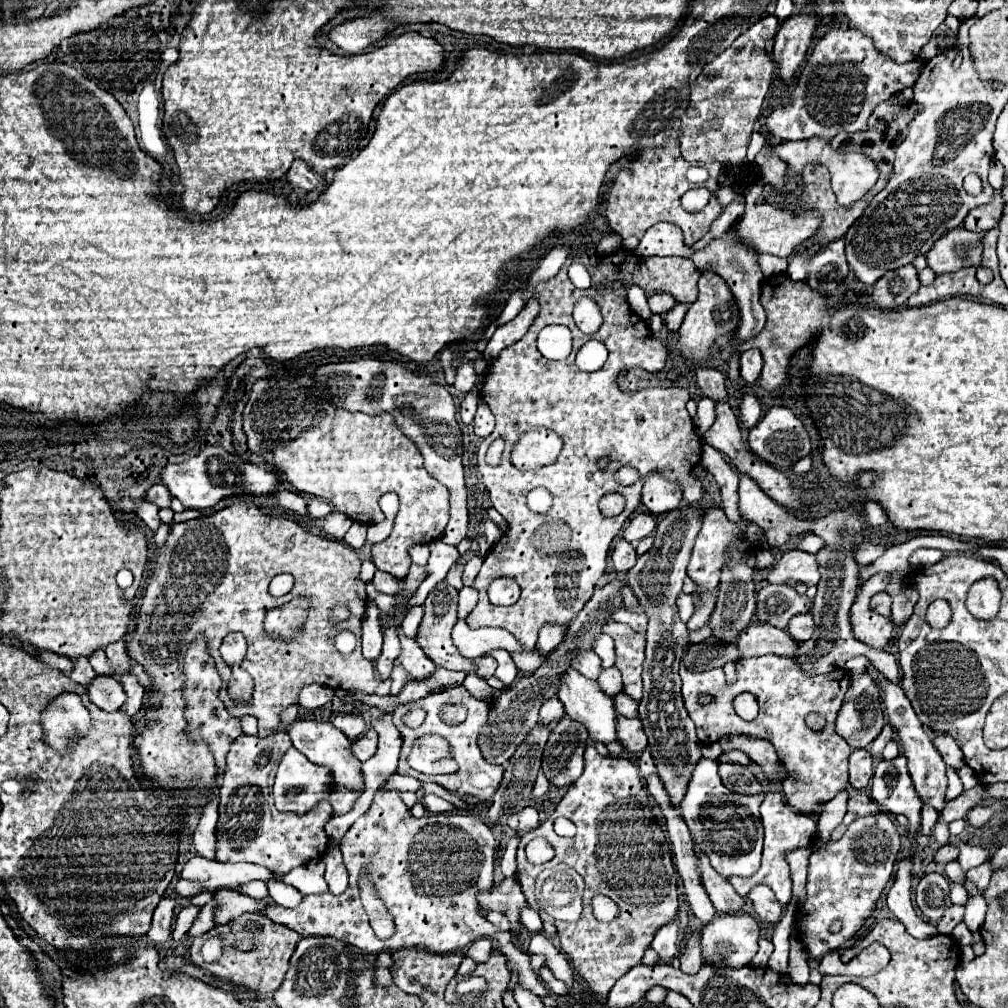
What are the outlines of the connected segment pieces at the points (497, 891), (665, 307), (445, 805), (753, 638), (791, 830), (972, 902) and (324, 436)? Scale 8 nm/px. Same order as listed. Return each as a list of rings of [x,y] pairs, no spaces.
[[[515,877],[503,879],[499,885],[495,885],[491,891],[479,891],[477,897],[481,907],[487,907],[491,911],[501,911],[511,921],[511,933],[517,937],[521,929],[519,921],[519,909],[525,905],[525,895],[517,883]]]
[[[657,293],[657,295],[649,297],[649,307],[657,315],[663,315],[663,313],[671,311],[675,305],[677,305],[677,299],[673,295],[667,295],[667,293]]]
[[[425,795],[421,799],[421,803],[427,807],[429,813],[453,813],[455,811],[455,805],[437,797],[437,795]]]
[[[751,623],[739,633],[737,649],[743,657],[759,657],[767,653],[793,657],[797,643],[787,635],[785,629],[775,629],[767,623]]]
[[[767,793],[761,805],[761,821],[765,827],[765,845],[763,845],[763,861],[759,871],[751,877],[731,877],[729,883],[741,897],[745,897],[755,885],[767,885],[777,895],[777,901],[781,905],[787,905],[791,899],[791,877],[789,877],[789,865],[785,861],[785,851],[791,851],[795,847],[809,847],[817,835],[817,823],[813,817],[803,815],[795,811],[791,805],[787,805],[781,793]]]
[[[983,893],[971,897],[965,905],[965,925],[969,931],[979,931],[979,927],[983,925],[983,919],[985,919],[985,909],[987,909],[987,903],[983,899]]]
[[[279,371],[273,377],[259,379],[253,385],[253,391],[249,395],[247,407],[243,411],[243,429],[247,435],[247,445],[249,451],[261,455],[267,463],[275,465],[277,471],[283,473],[283,477],[301,493],[315,495],[329,505],[333,505],[339,513],[345,513],[353,521],[373,525],[385,519],[383,511],[379,509],[379,497],[395,491],[399,495],[399,513],[395,517],[395,527],[389,539],[385,539],[379,545],[371,547],[373,563],[377,569],[391,573],[397,579],[405,579],[409,573],[411,557],[409,557],[409,547],[415,543],[431,543],[441,537],[441,533],[447,527],[449,519],[449,491],[445,485],[441,485],[437,479],[433,479],[425,467],[423,467],[423,457],[415,443],[407,439],[401,431],[399,425],[395,425],[395,419],[391,415],[365,415],[365,413],[351,413],[347,409],[335,407],[329,401],[321,401],[319,395],[315,393],[315,383],[313,375],[295,375],[291,371]]]

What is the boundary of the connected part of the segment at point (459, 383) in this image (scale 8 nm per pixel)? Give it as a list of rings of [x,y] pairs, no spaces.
[[[457,367],[457,377],[455,377],[455,389],[461,393],[469,393],[477,383],[477,373],[473,367]]]

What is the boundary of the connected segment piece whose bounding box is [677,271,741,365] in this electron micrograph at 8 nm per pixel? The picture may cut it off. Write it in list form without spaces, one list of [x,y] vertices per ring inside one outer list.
[[[703,271],[701,279],[699,279],[697,301],[689,305],[689,311],[679,329],[677,347],[679,347],[681,355],[693,365],[703,363],[711,355],[711,347],[721,337],[727,337],[727,335],[731,335],[731,331],[735,331],[735,327],[739,325],[739,319],[741,319],[739,307],[731,295],[731,289],[727,287],[727,283],[723,279],[719,279],[719,275],[715,275],[713,271]]]

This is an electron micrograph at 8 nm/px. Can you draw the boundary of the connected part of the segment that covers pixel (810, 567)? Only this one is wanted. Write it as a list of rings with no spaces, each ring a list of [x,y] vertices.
[[[787,551],[773,569],[769,569],[769,583],[783,583],[795,587],[797,583],[817,585],[821,579],[817,557],[805,551]]]

